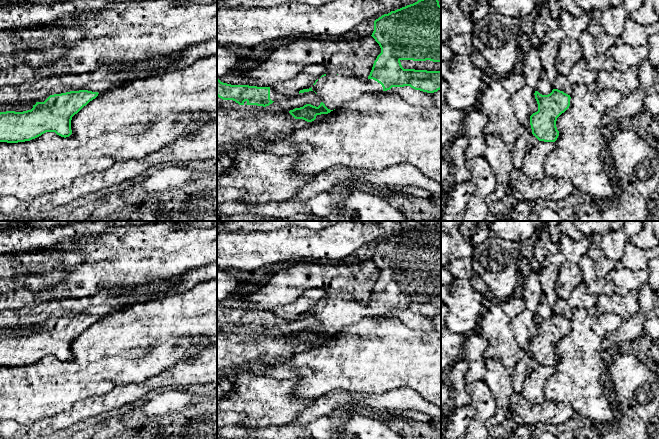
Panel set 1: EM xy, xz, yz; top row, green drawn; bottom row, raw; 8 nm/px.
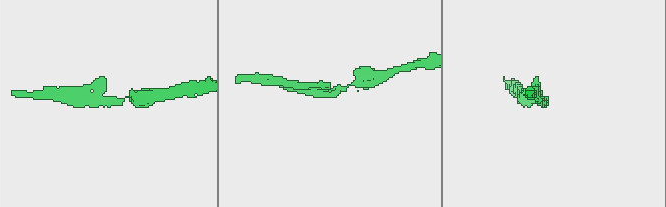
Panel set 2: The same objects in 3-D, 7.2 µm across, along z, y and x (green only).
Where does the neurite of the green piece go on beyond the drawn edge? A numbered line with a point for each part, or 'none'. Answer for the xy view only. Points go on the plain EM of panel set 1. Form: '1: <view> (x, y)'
none

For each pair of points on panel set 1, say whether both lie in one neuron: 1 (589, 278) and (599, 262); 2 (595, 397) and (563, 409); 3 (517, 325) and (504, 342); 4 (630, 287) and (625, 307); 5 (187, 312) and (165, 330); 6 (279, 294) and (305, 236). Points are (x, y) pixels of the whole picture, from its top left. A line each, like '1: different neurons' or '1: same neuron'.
1: different neurons
2: different neurons
3: different neurons
4: same neuron
5: same neuron
6: different neurons

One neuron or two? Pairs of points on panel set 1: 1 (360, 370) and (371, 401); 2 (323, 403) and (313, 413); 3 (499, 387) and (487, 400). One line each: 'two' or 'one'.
1: two
2: one
3: two

